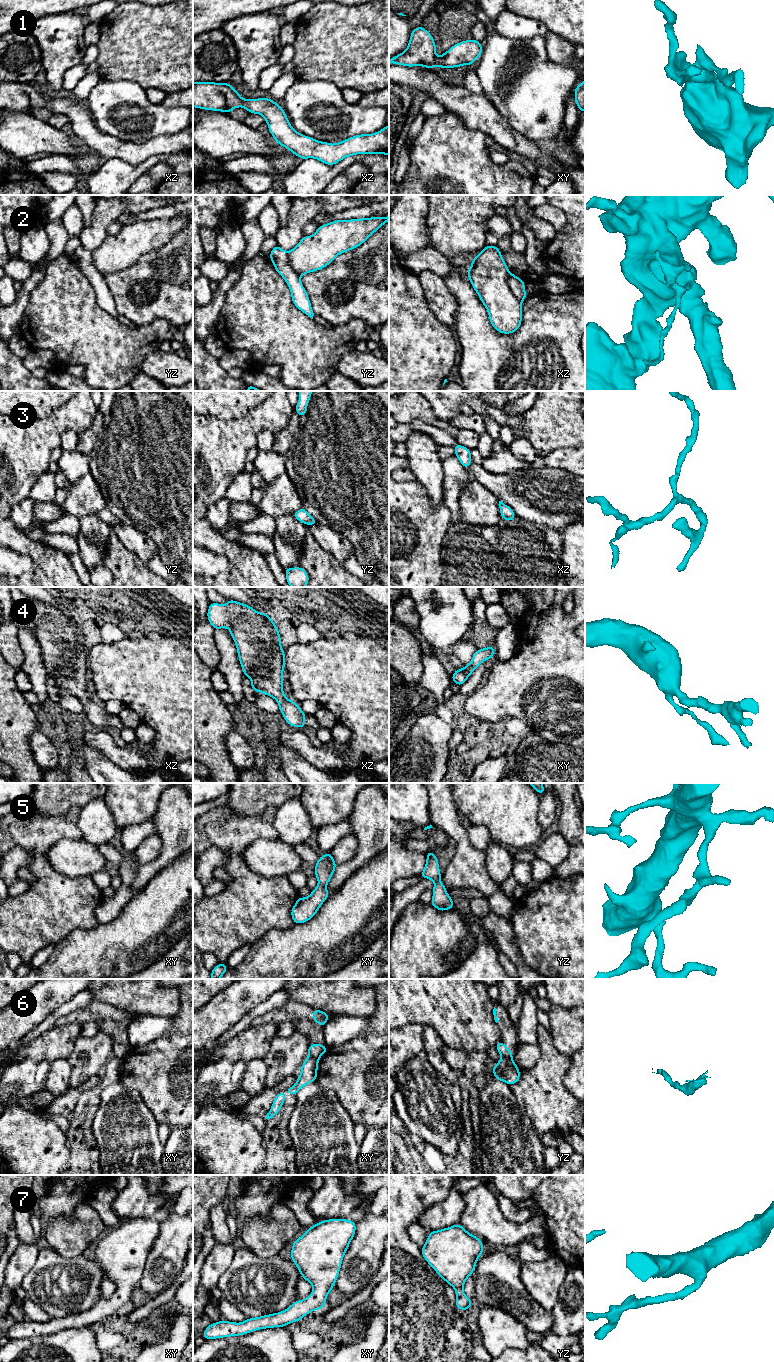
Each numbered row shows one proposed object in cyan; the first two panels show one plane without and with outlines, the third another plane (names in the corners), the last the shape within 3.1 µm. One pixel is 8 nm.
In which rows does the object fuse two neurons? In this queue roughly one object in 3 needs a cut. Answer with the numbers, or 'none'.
2, 6

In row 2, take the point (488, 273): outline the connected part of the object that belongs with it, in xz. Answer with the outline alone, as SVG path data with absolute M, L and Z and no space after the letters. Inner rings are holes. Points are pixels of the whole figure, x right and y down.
M486 245L474 258L467 276L478 294L481 302L488 311L489 320L494 329L502 334L516 332L522 323L522 301L511 292L507 280L510 275L501 251L497 246Z

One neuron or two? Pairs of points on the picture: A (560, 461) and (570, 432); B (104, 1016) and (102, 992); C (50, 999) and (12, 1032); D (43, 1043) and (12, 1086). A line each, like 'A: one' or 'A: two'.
A: two
B: two
C: one
D: one

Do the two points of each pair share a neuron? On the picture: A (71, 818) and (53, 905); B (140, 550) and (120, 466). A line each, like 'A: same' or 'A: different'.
A: same
B: different

